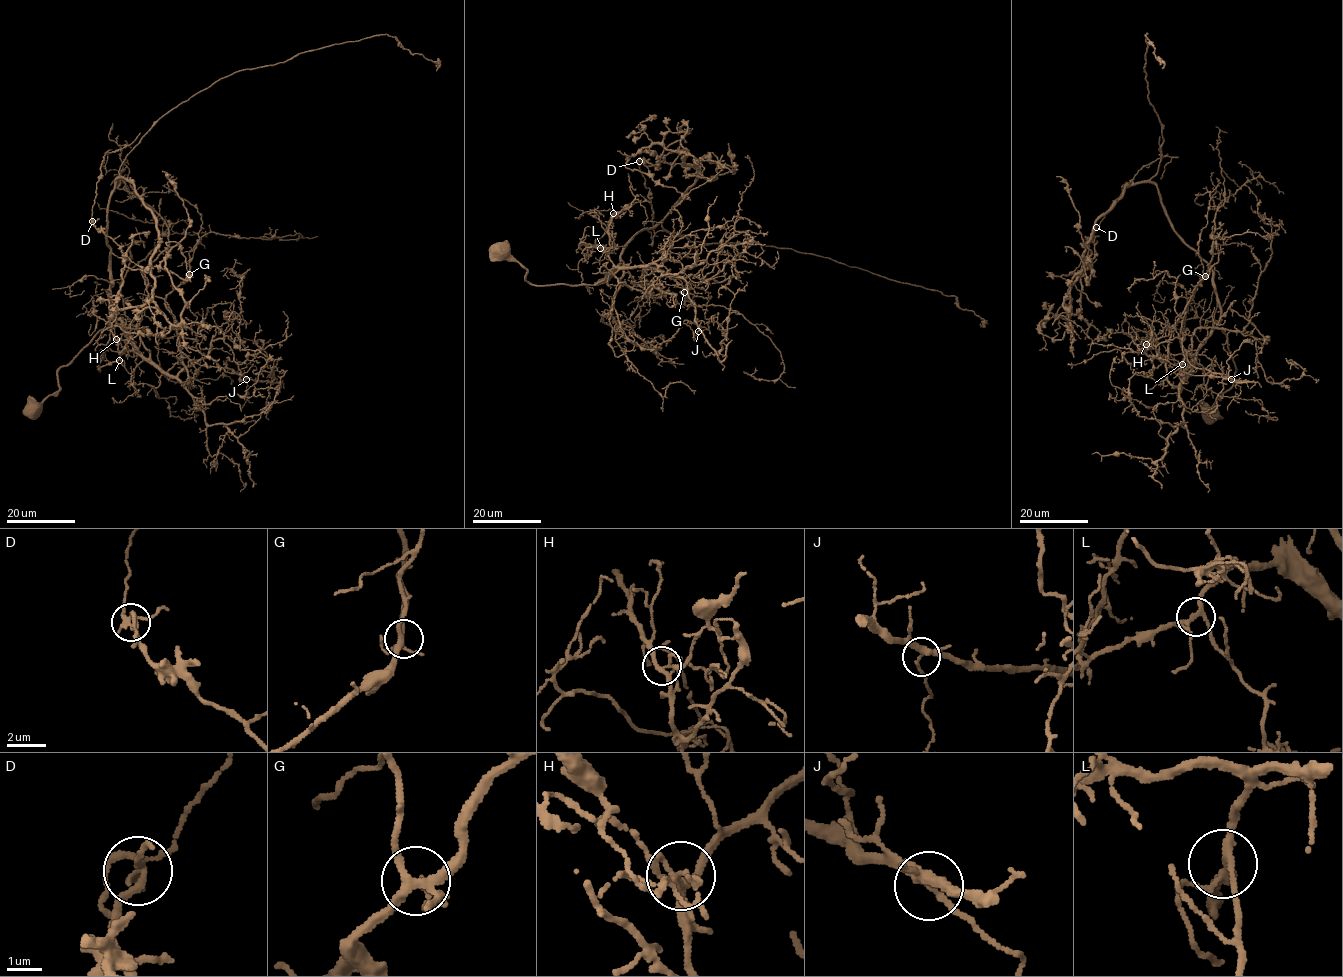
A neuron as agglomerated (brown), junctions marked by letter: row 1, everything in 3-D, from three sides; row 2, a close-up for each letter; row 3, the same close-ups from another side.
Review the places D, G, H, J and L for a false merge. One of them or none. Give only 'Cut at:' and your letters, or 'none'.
Cut at: D

